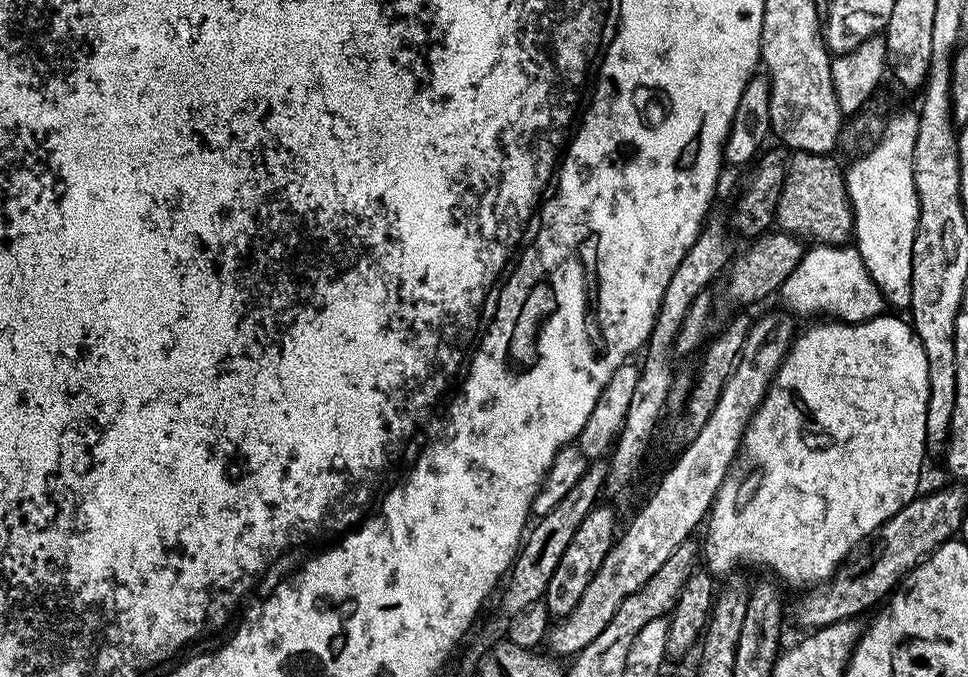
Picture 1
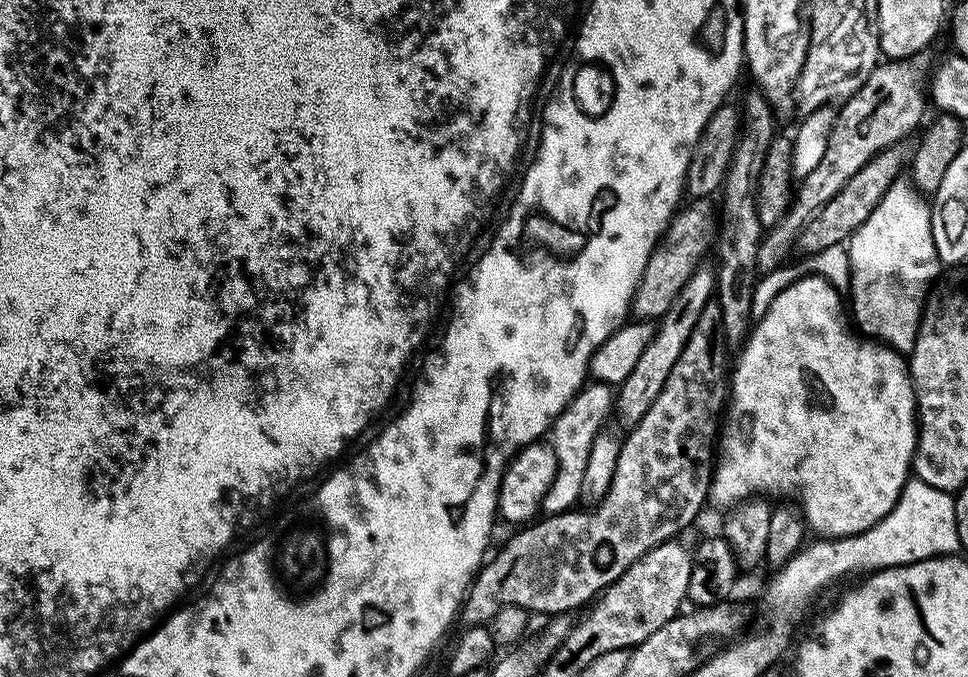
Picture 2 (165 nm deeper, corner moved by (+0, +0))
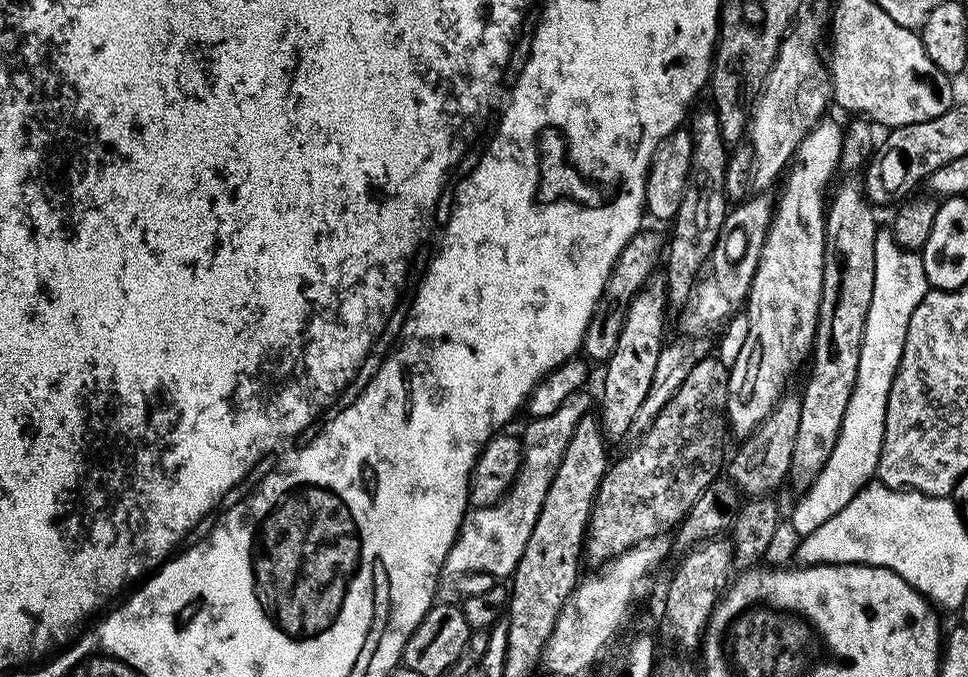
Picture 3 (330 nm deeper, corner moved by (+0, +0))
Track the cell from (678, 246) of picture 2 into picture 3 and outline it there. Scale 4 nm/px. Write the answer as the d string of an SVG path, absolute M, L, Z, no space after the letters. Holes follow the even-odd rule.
M647 230L636 232L634 238L630 238L630 242L622 246L622 254L618 254L618 262L614 262L612 273L604 287L604 295L600 297L594 314L586 326L582 352L589 361L607 362L610 354L614 354L614 346L618 346L618 334L622 330L628 304L638 294L640 287L659 269L656 267L659 264L661 267L665 252L665 237L663 235L660 237L656 232L647 232Z

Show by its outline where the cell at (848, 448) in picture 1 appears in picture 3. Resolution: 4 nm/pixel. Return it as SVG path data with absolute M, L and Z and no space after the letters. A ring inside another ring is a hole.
M825 118L808 131L798 146L796 155L783 177L784 189L780 200L775 201L772 225L762 246L760 264L749 288L746 313L749 333L739 351L737 361L728 373L728 426L733 437L747 438L763 422L772 407L785 395L784 383L800 363L809 359L812 345L816 343L816 323L822 298L824 277L824 222L826 219L826 194L832 175L837 175L842 154L845 129L839 128L831 118Z

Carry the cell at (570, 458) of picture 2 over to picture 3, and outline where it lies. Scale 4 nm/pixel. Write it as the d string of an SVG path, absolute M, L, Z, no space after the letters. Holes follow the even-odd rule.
M581 390L570 394L570 398L554 410L554 414L527 421L528 429L522 432L522 462L514 482L508 493L494 506L472 508L464 515L460 533L456 535L454 546L450 546L450 554L446 554L445 577L456 580L459 576L472 576L475 572L492 576L488 578L511 577L522 558L522 550L526 550L526 542L530 542L534 522L538 522L538 514L542 514L542 502L546 502L550 482L554 482L554 474L558 474L562 454L566 454L566 446L570 446L574 428L593 408L594 396L588 390Z

